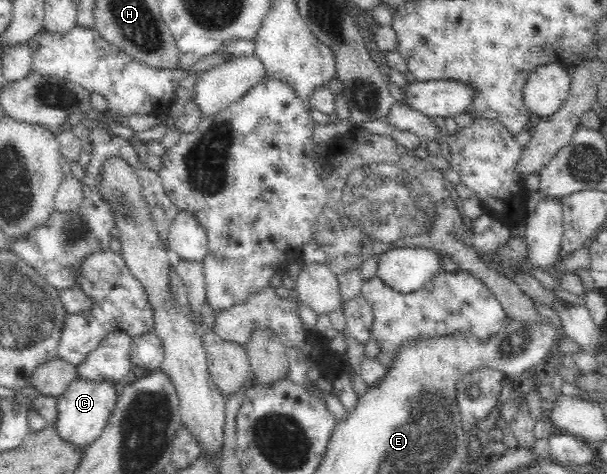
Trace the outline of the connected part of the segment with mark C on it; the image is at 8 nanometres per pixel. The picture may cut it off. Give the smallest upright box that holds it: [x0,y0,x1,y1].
[56,376,119,447]

